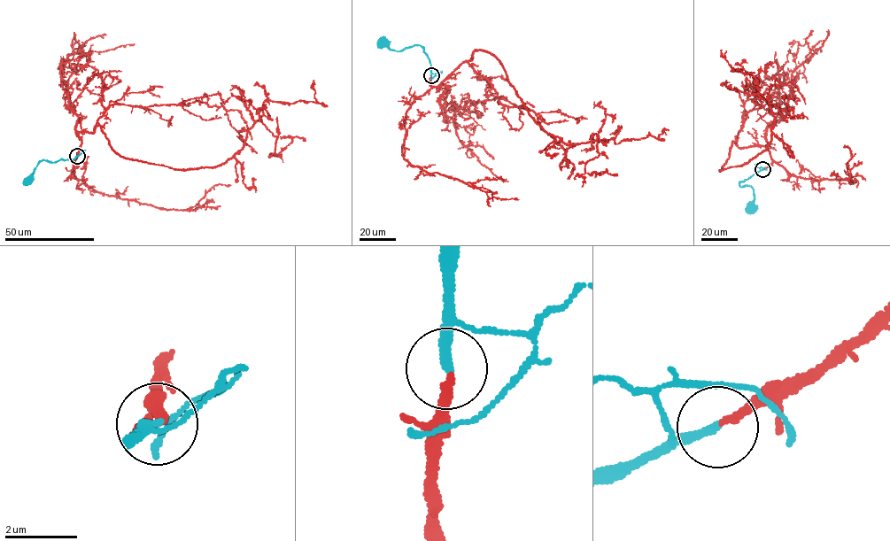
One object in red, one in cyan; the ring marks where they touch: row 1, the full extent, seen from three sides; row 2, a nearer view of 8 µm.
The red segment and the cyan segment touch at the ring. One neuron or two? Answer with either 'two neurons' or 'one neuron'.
one neuron

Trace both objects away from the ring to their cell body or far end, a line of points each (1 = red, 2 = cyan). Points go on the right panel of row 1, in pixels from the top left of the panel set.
1: (762, 169), (765, 146), (733, 141), (719, 170), (765, 150), (774, 119), (754, 73), (721, 50)
2: (762, 169), (739, 183), (742, 187), (752, 187), (754, 197), (751, 209)

